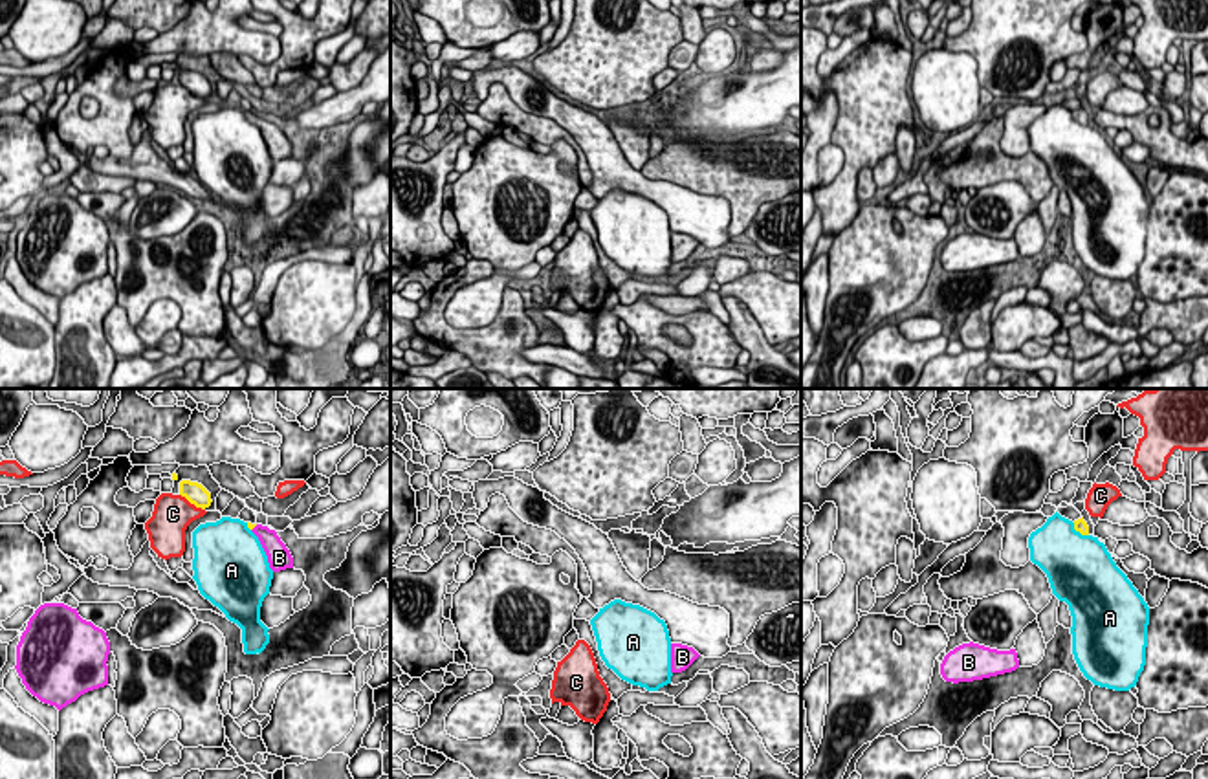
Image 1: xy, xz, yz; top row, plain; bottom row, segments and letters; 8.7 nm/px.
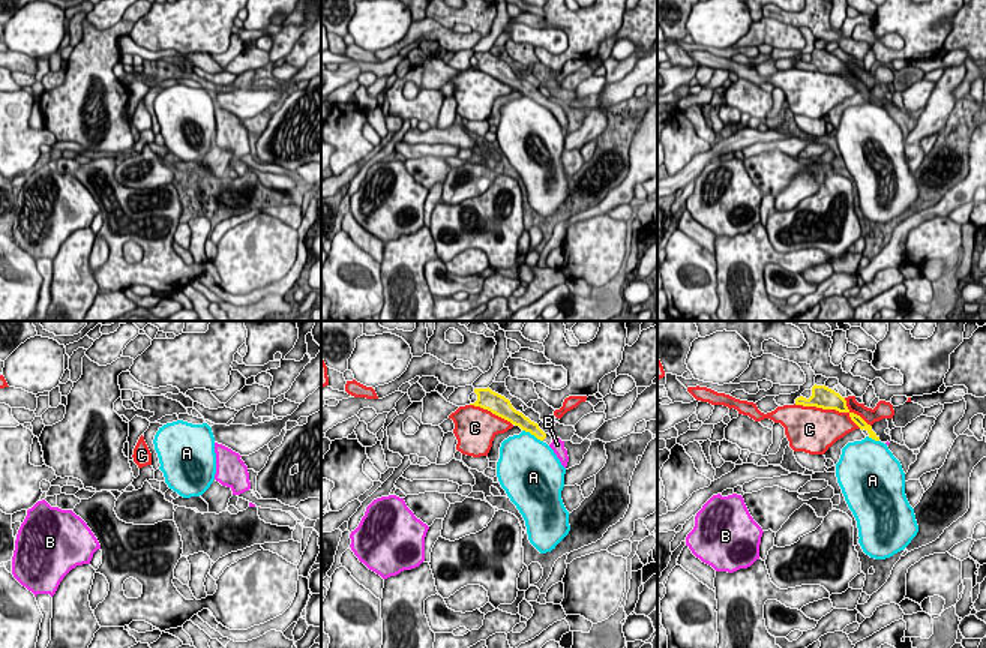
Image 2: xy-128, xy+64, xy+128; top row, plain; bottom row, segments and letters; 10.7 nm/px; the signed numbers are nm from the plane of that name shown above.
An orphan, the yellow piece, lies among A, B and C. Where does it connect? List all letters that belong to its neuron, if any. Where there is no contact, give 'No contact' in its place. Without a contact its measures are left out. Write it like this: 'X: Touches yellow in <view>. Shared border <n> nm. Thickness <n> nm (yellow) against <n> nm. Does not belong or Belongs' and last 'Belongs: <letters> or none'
A: Touches yellow in yz. Shared border 190 nm. Thickness 120 nm (yellow) against 480 nm. Does not belong
B: Touches yellow in xy. Shared border 80 nm. Thickness 50 nm (yellow) against 180 nm. Belongs
C: Touches yellow in xy. Shared border 260 nm. Thickness 180 nm (yellow) against 340 nm. Does not belong
Belongs: B

